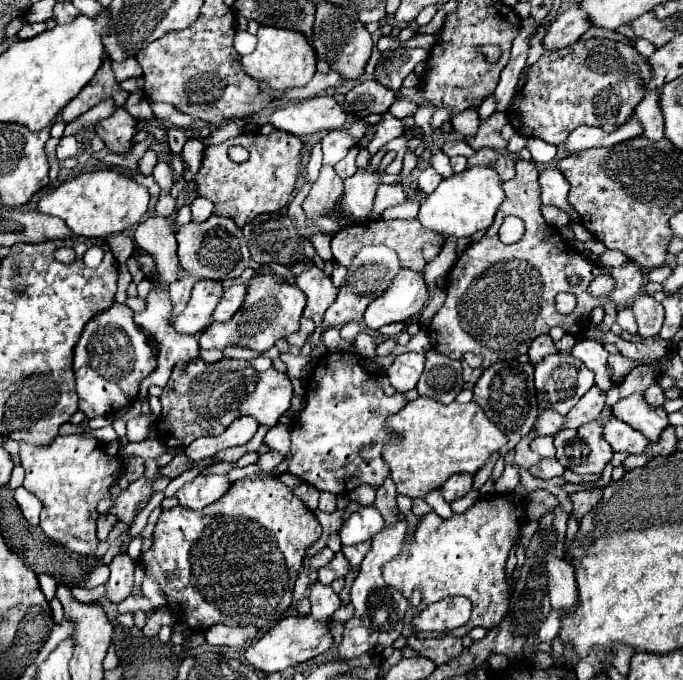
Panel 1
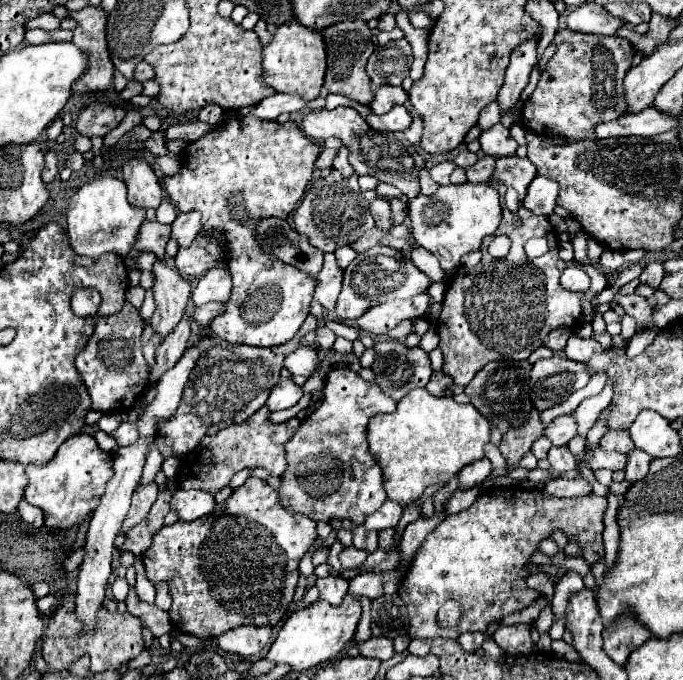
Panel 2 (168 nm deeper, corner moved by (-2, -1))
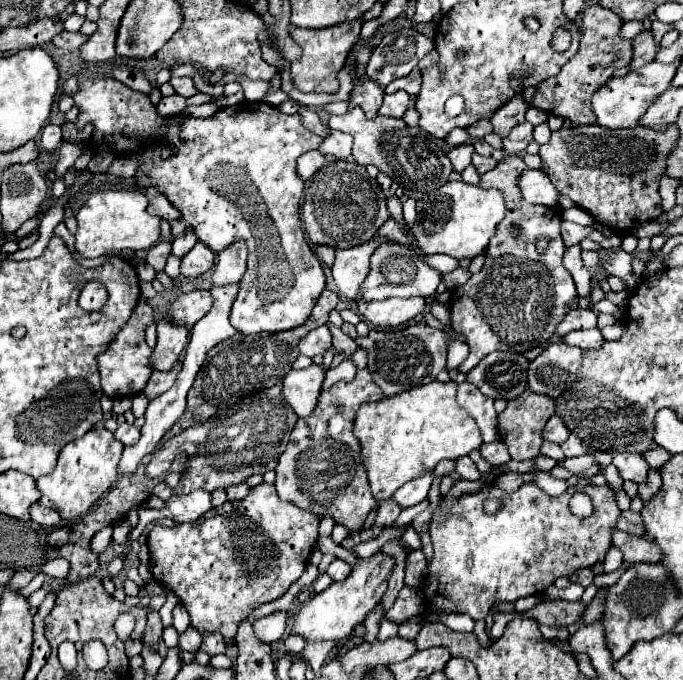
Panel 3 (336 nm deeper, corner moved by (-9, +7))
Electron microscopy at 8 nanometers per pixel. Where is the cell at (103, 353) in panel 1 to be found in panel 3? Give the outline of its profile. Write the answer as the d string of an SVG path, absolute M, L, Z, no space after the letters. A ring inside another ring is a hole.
M141 299L129 319L129 323L121 329L121 333L117 335L117 339L109 345L109 349L105 353L101 353L101 357L97 357L99 361L99 373L101 373L101 387L103 391L111 397L133 397L137 393L143 391L143 387L147 385L149 377L151 377L151 369L149 369L149 355L151 349L145 343L145 329L153 323L153 309Z

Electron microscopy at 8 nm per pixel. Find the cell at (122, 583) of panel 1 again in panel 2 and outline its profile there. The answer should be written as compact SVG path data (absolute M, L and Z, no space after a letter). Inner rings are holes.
M130 587L130 593L128 597L124 599L126 607L128 607L128 613L136 615L142 619L142 623L152 631L154 637L160 637L164 633L170 633L174 629L174 625L170 623L170 617L166 611L158 609L156 605L148 605L148 603L142 603L136 595L136 591Z

